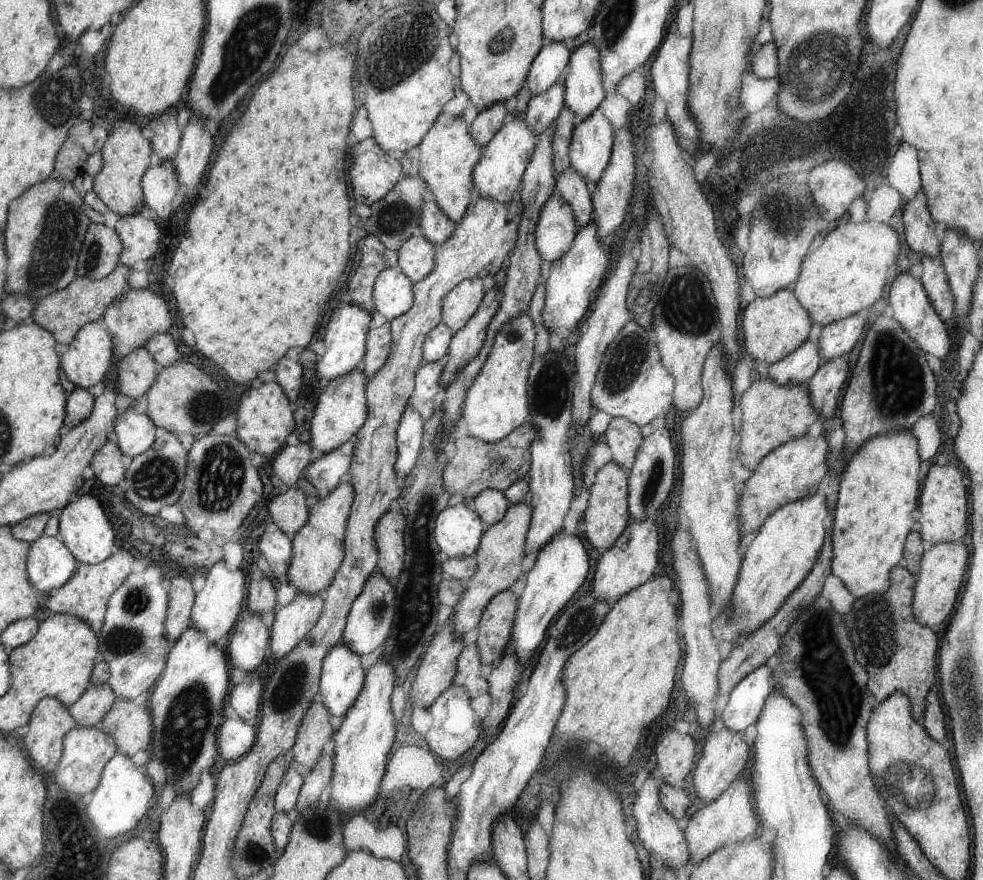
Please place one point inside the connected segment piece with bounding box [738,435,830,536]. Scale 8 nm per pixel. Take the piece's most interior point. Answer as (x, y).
(793, 471)

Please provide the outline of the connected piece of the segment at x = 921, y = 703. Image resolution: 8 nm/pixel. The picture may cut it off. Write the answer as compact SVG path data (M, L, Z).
M919 531L909 534L909 540L906 541L904 548L904 556L899 566L893 569L893 584L886 592L876 592L876 594L868 594L862 598L856 598L850 612L843 616L846 630L849 631L850 640L853 642L854 650L857 651L855 657L869 673L869 690L877 701L884 702L894 692L902 692L909 695L910 702L913 703L913 717L921 720L926 710L926 694L930 693L930 688L936 682L936 654L940 653L940 642L936 632L932 632L928 626L922 626L913 613L913 591L915 590L914 578L912 574L916 574L920 570L920 563L925 548Z

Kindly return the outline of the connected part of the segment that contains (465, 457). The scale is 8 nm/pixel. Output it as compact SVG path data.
M532 423L518 426L508 437L497 443L484 442L470 435L456 439L452 445L448 461L444 465L442 482L446 492L453 496L461 494L464 499L476 498L486 489L505 491L516 480L527 478L531 460L530 444L538 438L538 430Z

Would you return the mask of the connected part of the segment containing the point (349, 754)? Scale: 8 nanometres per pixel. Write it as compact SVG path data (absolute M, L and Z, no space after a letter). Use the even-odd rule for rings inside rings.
M379 656L377 662L366 671L365 688L357 702L345 713L346 718L338 729L334 741L334 782L330 799L336 802L338 810L349 817L353 813L364 812L378 796L380 778L386 774L388 754L394 744L394 716L390 710L390 694L394 690L394 664L386 662L390 658Z

